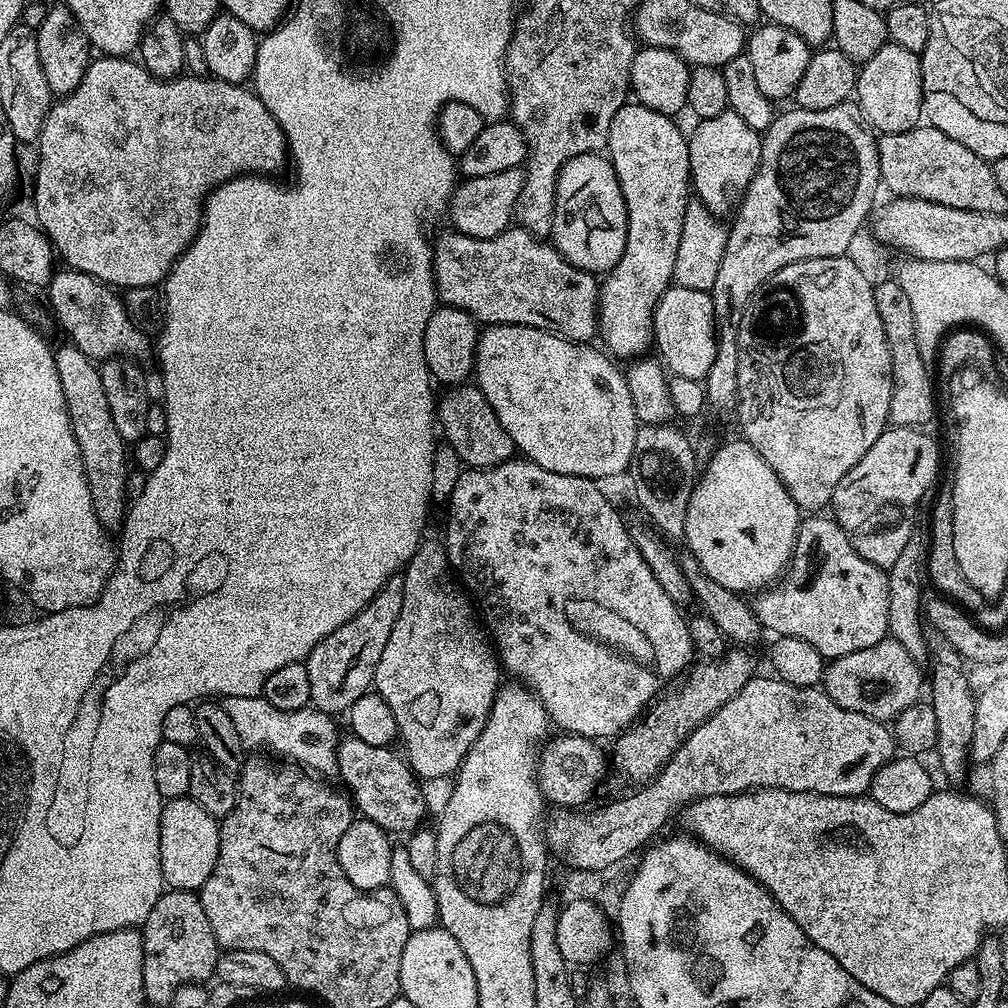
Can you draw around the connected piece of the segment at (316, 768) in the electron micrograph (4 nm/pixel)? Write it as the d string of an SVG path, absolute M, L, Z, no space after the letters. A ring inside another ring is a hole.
M263 695L225 696L222 703L226 714L230 714L230 722L234 722L234 730L238 730L240 741L243 742L245 749L264 750L260 748L269 748L273 752L273 754L271 753L273 757L285 756L288 759L285 761L291 762L301 769L311 770L316 774L324 774L320 772L335 773L337 771L338 758L336 757L337 736L335 724L337 721L331 715L325 715L313 706L296 710L280 710L277 706L268 705L268 701Z

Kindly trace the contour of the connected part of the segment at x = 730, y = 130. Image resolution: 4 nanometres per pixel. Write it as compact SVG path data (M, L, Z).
M731 110L709 120L700 120L697 125L688 136L691 187L711 212L731 213L737 203L738 193L748 187L760 165L761 133L755 132Z

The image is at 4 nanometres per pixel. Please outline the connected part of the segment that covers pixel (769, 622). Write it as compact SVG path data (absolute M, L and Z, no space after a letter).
M812 514L801 519L792 559L784 575L755 597L754 607L761 629L769 628L776 636L802 638L802 642L810 642L824 657L835 658L872 648L885 640L889 635L890 594L887 571L860 557L852 545L852 536L835 519L825 516Z

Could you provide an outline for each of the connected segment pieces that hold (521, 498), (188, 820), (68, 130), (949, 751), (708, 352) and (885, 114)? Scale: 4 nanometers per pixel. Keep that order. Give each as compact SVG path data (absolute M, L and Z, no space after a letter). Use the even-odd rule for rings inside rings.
M511 458L492 468L469 467L461 472L447 501L448 533L442 536L442 543L448 550L449 565L462 581L463 587L470 593L494 641L494 647L503 667L507 671L509 668L516 675L513 677L519 678L532 689L547 710L549 721L555 727L557 724L560 730L574 736L615 738L624 729L631 728L644 715L648 705L657 698L656 672L664 680L672 680L676 675L679 677L687 673L694 660L694 649L685 613L671 600L669 594L666 594L666 590L660 585L660 579L656 577L646 558L642 558L638 546L634 546L629 525L627 523L624 525L624 520L616 513L615 506L604 497L603 490L596 484L599 483L595 479L586 476L554 474L554 470L546 470L527 458ZM640 636L648 643L648 652L652 655L653 665L644 661L644 652L640 649Z
M189 795L165 803L160 819L160 861L164 883L177 892L196 892L214 874L220 849L217 817L206 814Z
M104 54L96 59L89 63L82 82L78 82L78 86L69 96L57 99L49 108L48 117L44 120L38 141L40 161L36 164L36 189L32 192L32 200L36 203L34 220L47 234L55 255L59 259L61 256L65 260L63 263L69 269L85 272L116 290L153 287L163 281L172 265L190 247L196 233L200 231L200 217L204 215L204 201L207 200L209 192L236 176L276 174L276 171L289 159L288 142L274 114L266 110L264 103L256 97L255 91L248 89L247 92L247 87L191 74L181 74L171 78L152 76L143 64L123 56Z
M946 642L941 643L941 648L934 652L934 660L936 656L936 673L933 676L930 676L930 688L932 684L932 697L930 697L930 703L932 705L932 709L934 710L934 718L938 718L938 738L936 739L936 747L934 749L935 755L940 755L940 768L944 771L944 776L949 780L949 785L952 786L960 786L956 784L960 784L964 779L968 776L968 768L970 769L970 749L972 746L972 739L974 738L974 714L976 713L976 696L974 695L974 688L972 692L972 684L968 681L968 676L964 673L964 668L966 669L965 661L960 659L960 655L954 651L952 647L949 646Z
M669 286L654 310L652 334L655 351L660 351L659 359L672 376L703 381L714 364L718 339L716 310L711 295L702 290Z
M891 42L884 44L874 58L859 65L854 100L865 121L877 133L905 132L917 127L924 116L924 87L919 55Z

